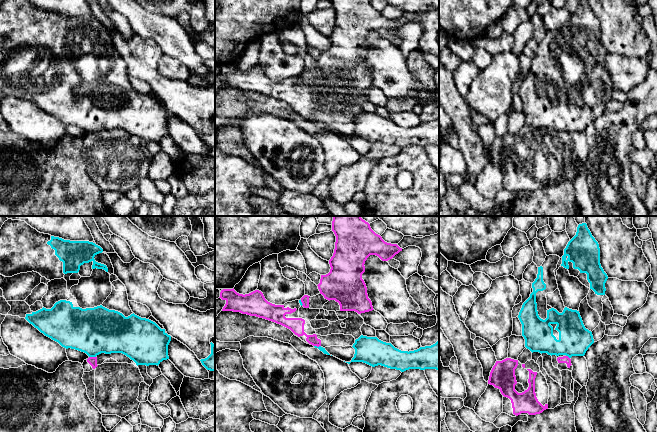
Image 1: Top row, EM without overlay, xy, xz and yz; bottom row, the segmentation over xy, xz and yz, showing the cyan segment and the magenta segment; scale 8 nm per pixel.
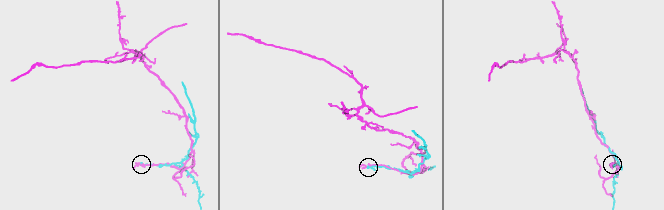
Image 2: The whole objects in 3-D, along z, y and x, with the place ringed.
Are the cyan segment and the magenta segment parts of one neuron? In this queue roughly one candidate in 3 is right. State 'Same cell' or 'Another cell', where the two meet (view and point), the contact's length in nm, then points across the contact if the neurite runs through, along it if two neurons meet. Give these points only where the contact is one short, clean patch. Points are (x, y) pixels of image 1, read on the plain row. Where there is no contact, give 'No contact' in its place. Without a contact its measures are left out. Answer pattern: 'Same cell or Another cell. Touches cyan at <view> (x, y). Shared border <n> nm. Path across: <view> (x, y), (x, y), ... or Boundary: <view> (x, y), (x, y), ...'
Another cell. Touches cyan at xy (92, 132). Shared border 60 nm

